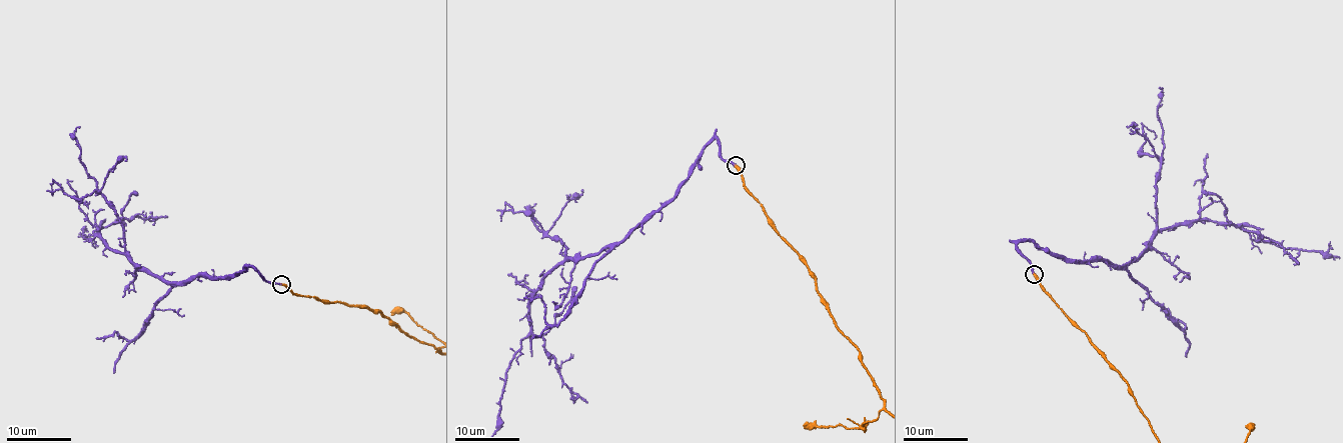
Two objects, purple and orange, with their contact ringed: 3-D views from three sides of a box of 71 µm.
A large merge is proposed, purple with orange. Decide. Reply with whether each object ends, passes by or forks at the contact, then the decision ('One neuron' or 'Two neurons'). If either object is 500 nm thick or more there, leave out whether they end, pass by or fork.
At the ring purple ends. At the ring orange ends. One neuron

